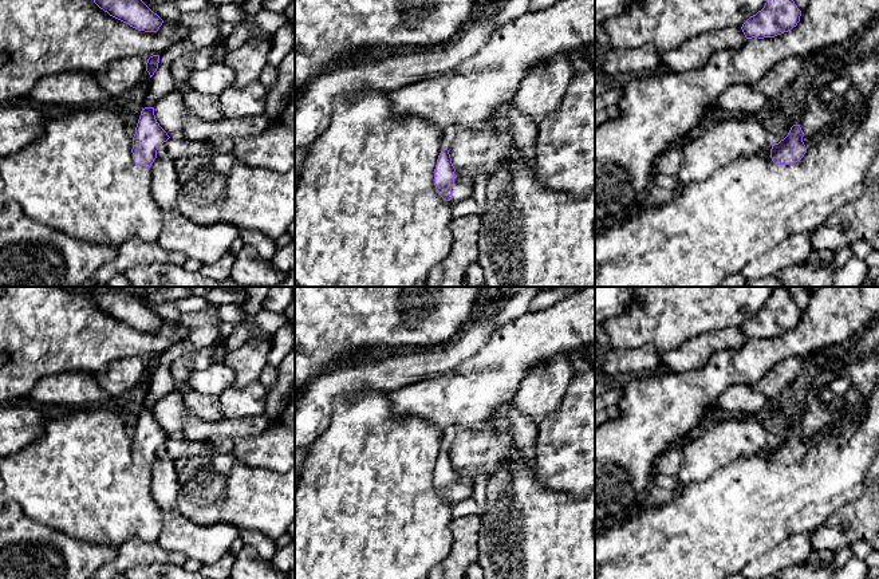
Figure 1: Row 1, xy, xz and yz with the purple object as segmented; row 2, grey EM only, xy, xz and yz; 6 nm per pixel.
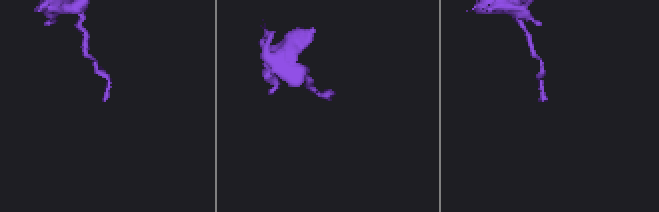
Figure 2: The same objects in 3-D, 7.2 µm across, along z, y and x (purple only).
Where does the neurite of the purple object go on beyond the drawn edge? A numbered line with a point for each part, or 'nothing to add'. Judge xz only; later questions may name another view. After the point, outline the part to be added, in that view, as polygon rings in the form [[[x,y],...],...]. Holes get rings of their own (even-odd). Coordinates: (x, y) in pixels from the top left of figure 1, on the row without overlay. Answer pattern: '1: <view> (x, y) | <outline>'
1: xz (462, 488) | [[[454,472],[454,484],[450,495],[452,504],[469,499],[472,493],[473,493],[472,478],[468,476],[462,476],[458,472]]]

